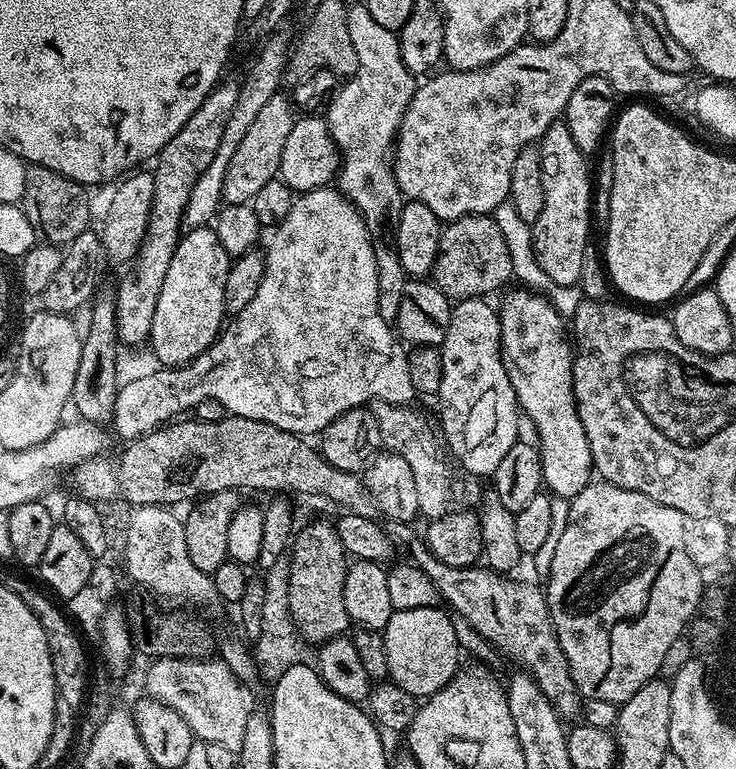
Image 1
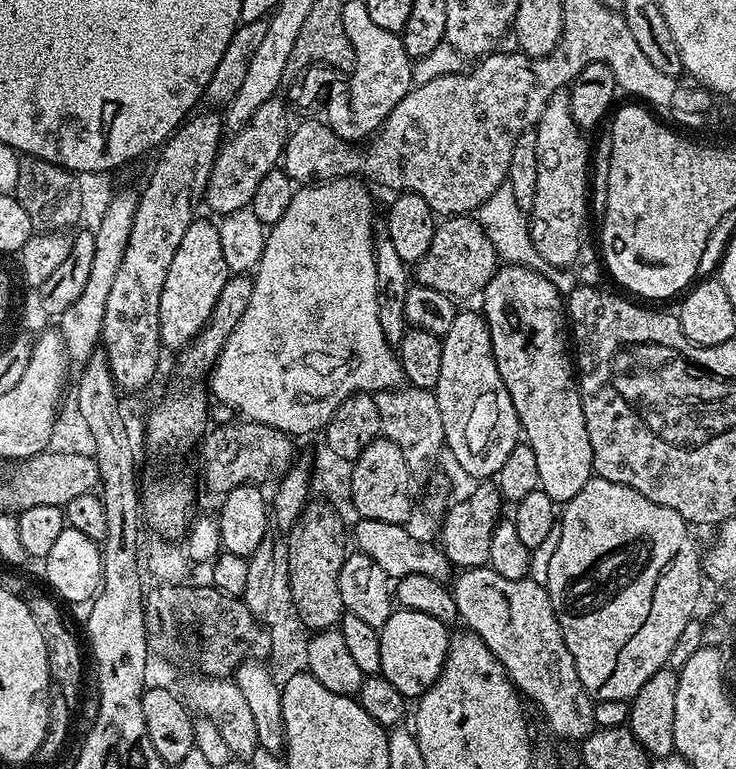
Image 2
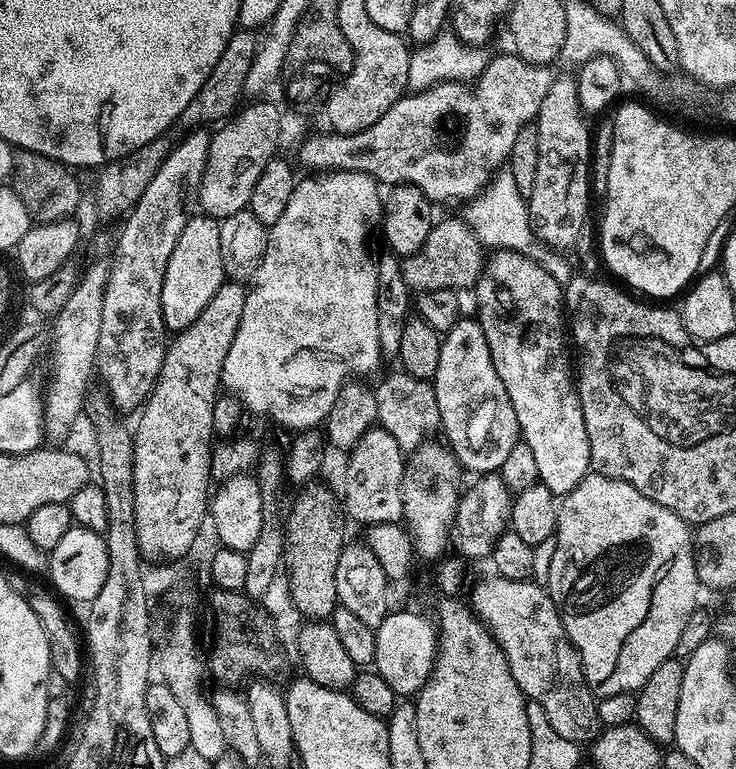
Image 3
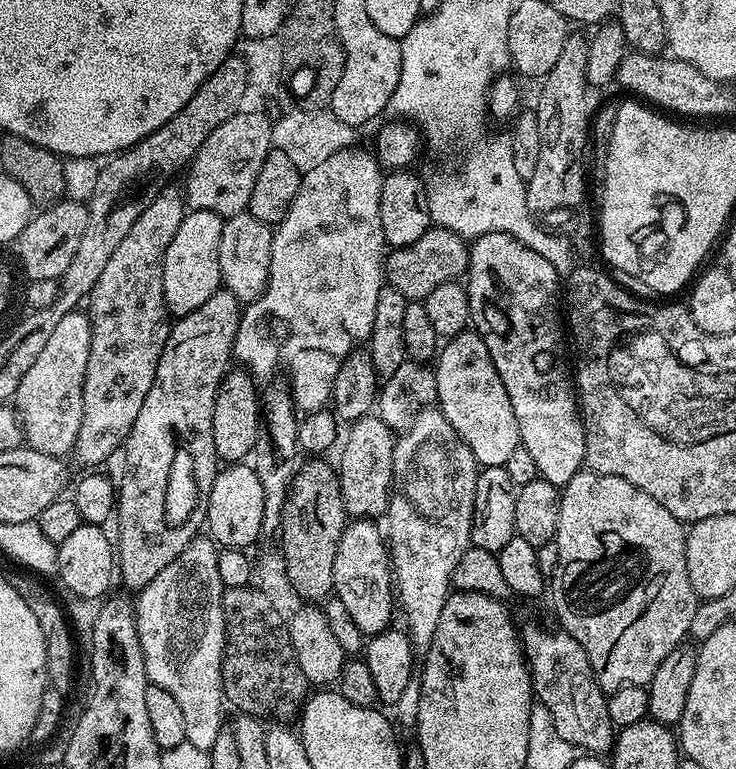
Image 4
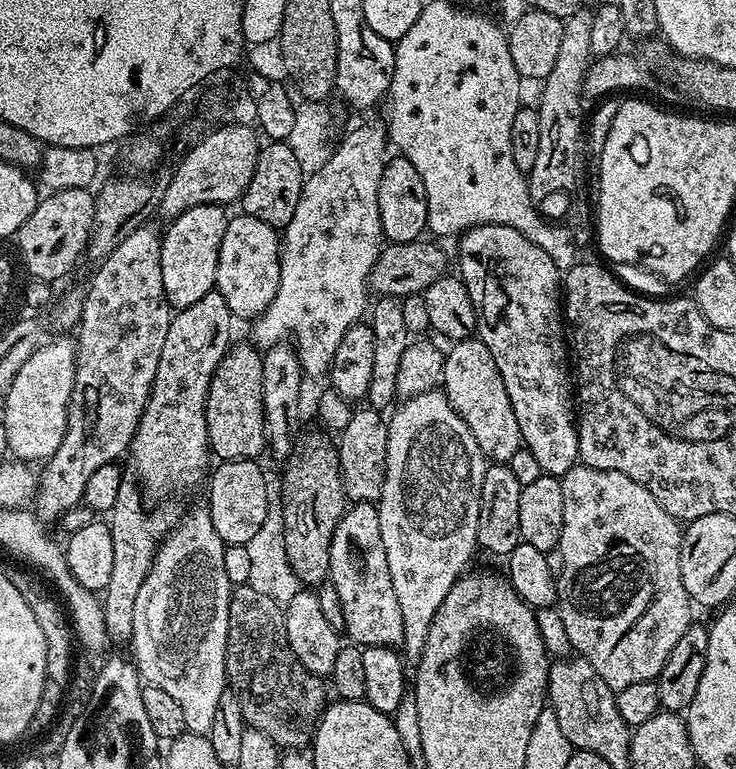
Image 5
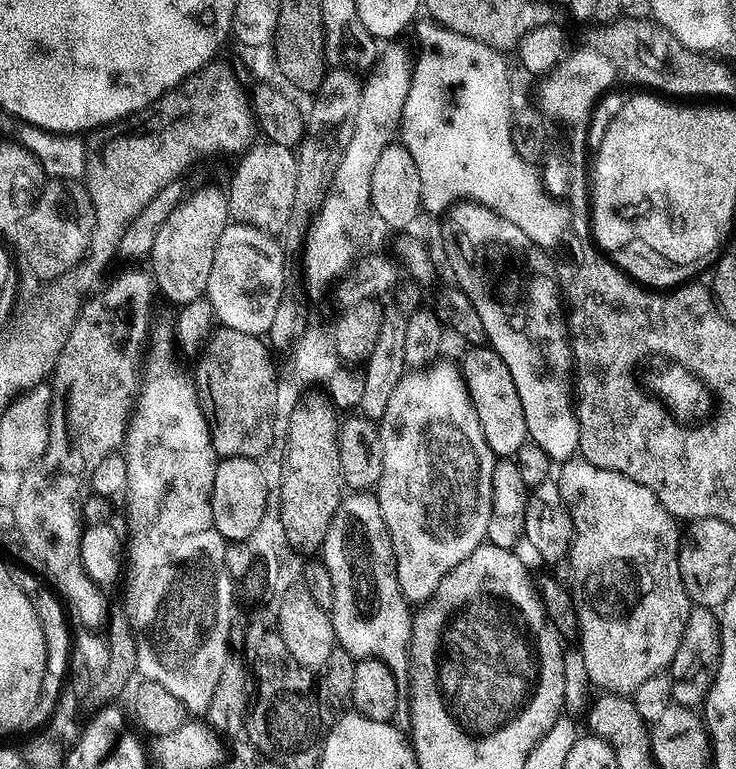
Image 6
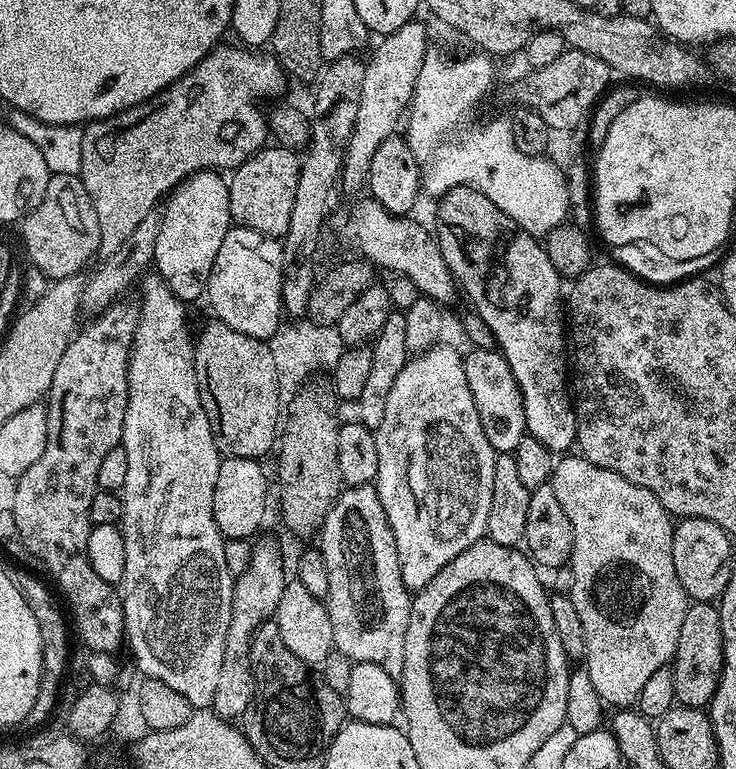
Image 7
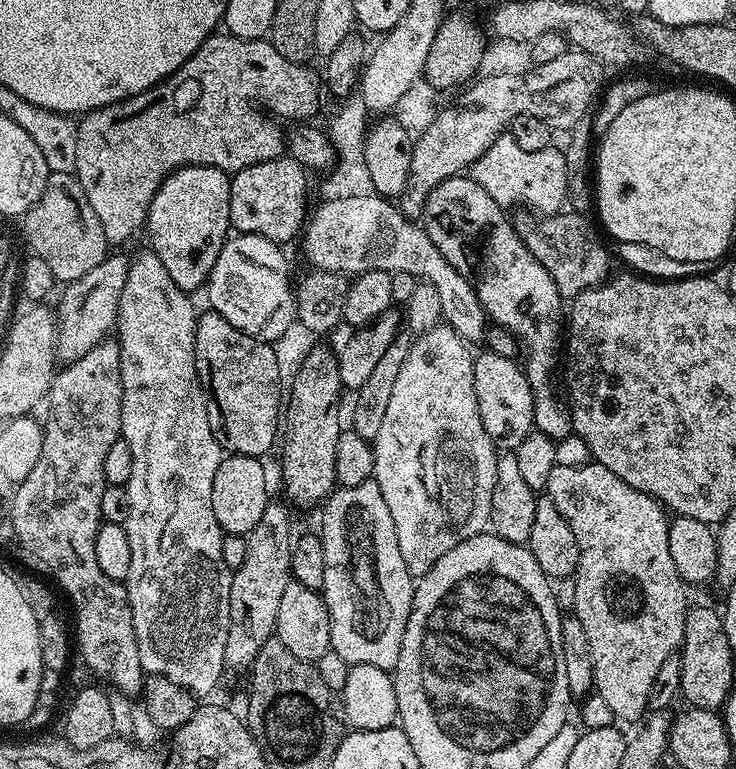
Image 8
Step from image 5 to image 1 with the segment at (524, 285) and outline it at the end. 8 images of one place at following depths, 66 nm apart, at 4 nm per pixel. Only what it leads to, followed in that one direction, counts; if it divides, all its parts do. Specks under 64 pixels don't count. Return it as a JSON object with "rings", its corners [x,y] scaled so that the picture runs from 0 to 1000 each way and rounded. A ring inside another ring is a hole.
{"rings":[[[707,377],[712,380],[696,380],[685,390],[685,397],[678,397],[679,407],[679,459],[682,460],[682,471],[688,476],[688,486],[693,492],[693,502],[698,502],[698,512],[701,523],[707,528],[708,537],[720,550],[728,555],[727,571],[731,573],[734,584],[734,594],[736,596],[736,616],[739,618],[738,633],[743,636],[751,646],[776,651],[777,646],[784,645],[791,636],[806,623],[807,610],[804,606],[804,592],[802,590],[802,575],[796,575],[796,564],[791,559],[791,544],[785,544],[785,533],[783,532],[783,519],[780,518],[780,502],[777,501],[777,464],[780,462],[779,449],[766,438],[766,427],[769,432],[769,416],[758,408],[758,403],[753,403],[753,398],[735,381],[727,377]]]}

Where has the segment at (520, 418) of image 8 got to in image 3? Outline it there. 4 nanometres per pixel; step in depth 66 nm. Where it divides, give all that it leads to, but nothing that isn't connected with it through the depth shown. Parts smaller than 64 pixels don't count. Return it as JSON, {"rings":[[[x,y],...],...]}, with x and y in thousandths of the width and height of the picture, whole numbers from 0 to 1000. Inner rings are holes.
{"rings":[[[625,414],[610,432],[602,433],[590,503],[602,571],[625,599],[626,610],[656,616],[679,610],[708,564],[698,528],[693,528],[693,512],[688,512],[677,481],[671,481],[660,434],[655,434],[651,415],[640,415]]]}

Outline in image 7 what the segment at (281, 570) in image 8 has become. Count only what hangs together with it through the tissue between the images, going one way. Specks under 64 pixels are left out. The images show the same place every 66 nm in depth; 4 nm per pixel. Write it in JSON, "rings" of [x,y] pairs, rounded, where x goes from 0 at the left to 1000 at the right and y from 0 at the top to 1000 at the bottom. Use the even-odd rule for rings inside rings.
{"rings":[[[374,701],[352,702],[342,709],[340,736],[334,736],[329,748],[319,750],[315,761],[315,797],[313,819],[307,824],[307,850],[302,856],[302,871],[296,875],[287,919],[287,925],[311,939],[325,938],[342,915],[348,888],[340,861],[340,835],[351,814],[365,810],[374,802],[378,778],[383,778],[383,767],[389,758],[379,706]]]}

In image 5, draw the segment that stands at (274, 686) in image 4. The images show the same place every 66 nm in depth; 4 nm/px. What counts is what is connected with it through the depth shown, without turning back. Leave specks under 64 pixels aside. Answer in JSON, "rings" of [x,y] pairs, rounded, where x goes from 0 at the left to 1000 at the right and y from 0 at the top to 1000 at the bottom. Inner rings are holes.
{"rings":[[[337,758],[317,763],[315,767],[304,875],[310,878],[314,899],[326,910],[336,945],[356,949],[356,954],[361,954],[361,960],[371,962],[382,975],[413,975],[423,969],[429,954],[429,944],[443,919],[442,886],[427,875],[418,874],[416,866],[405,861],[399,845],[394,845],[383,787],[372,783],[372,778],[345,767]]]}

